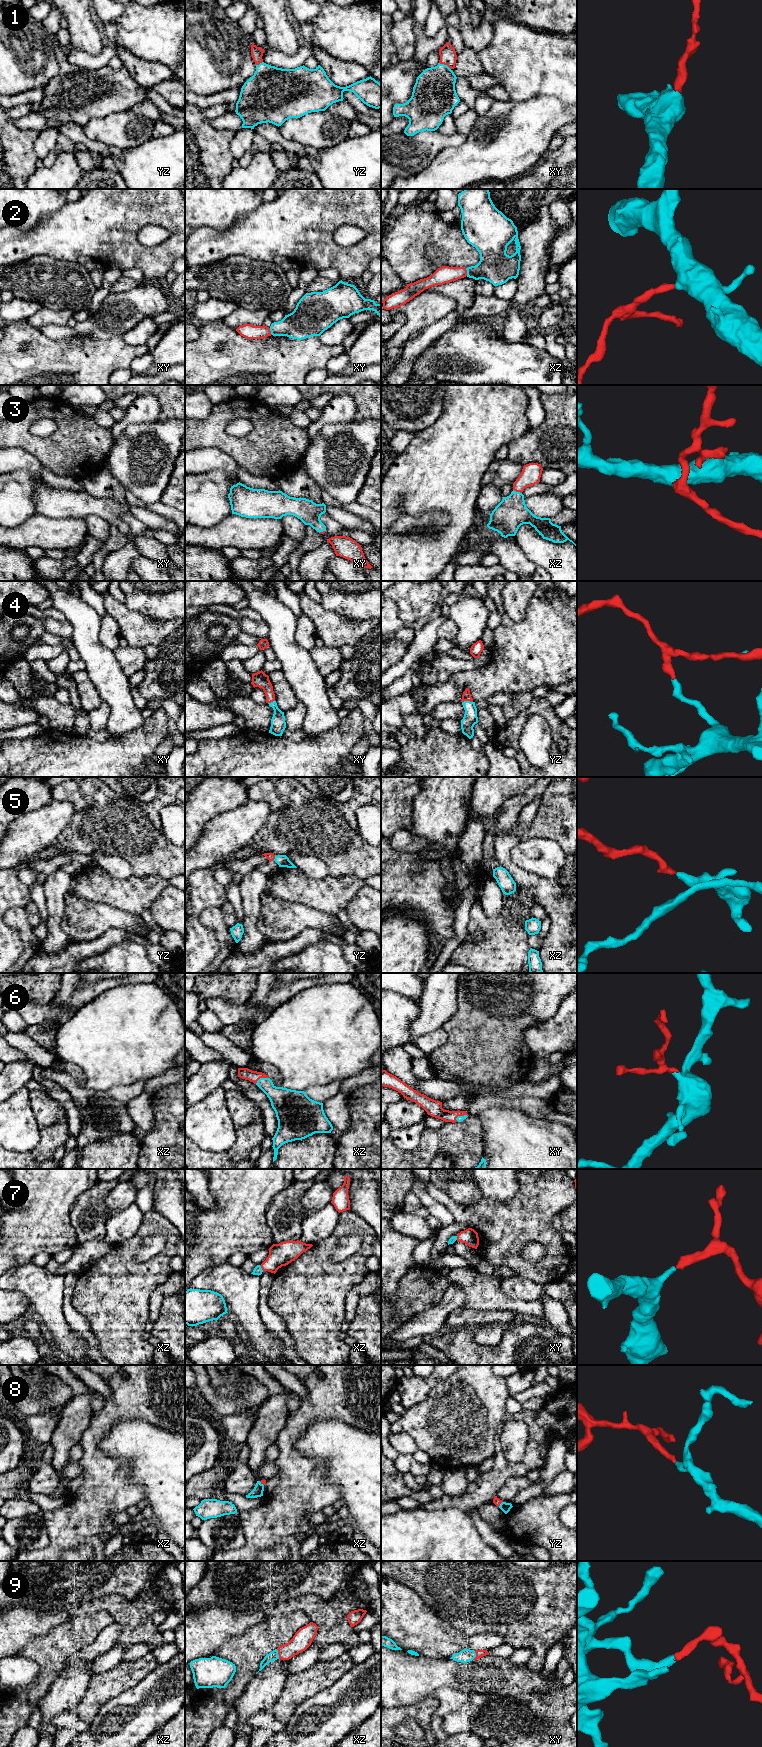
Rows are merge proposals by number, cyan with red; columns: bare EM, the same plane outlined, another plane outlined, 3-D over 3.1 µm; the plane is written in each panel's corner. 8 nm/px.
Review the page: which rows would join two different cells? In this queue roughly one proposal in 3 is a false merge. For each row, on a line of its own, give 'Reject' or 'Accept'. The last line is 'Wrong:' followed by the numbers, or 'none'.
1: Accept
2: Accept
3: Accept
4: Accept
5: Accept
6: Accept
7: Accept
8: Accept
9: Accept
Wrong: none

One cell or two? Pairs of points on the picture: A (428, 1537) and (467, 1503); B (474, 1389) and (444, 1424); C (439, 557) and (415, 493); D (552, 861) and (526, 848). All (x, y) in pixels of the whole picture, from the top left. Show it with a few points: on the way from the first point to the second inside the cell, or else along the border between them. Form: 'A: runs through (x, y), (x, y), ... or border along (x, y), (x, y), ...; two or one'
A: border along (435, 1510), (458, 1508), (467, 1514); two
B: runs through (470, 1398), (453, 1415); one
C: runs through (449, 537), (454, 532), (454, 514), (435, 495); one
D: runs through (546, 856), (540, 850), (532, 850); one

